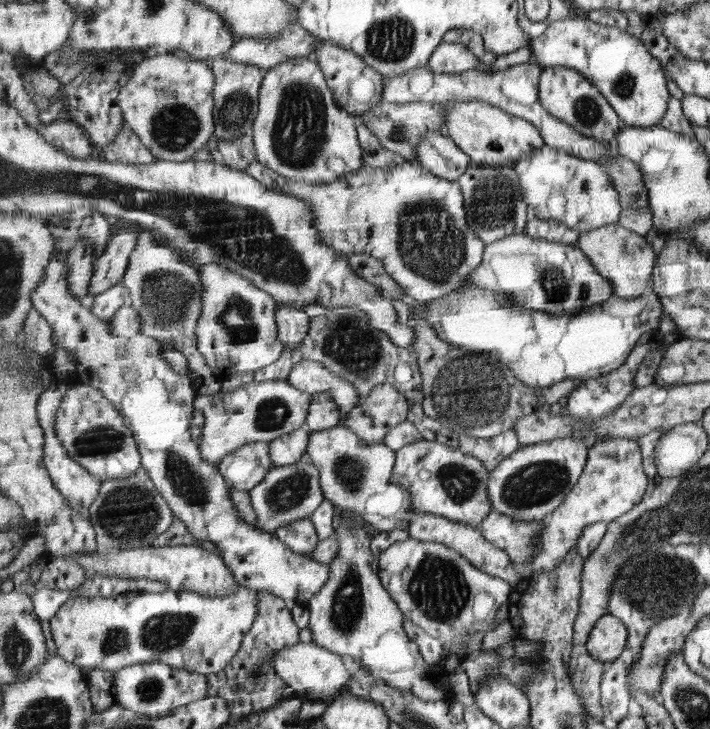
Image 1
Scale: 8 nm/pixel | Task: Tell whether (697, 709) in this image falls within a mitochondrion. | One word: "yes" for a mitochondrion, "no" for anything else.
yes

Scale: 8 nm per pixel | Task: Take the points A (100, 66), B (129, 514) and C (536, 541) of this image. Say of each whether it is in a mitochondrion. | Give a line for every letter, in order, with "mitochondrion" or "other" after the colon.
A: other
B: mitochondrion
C: other

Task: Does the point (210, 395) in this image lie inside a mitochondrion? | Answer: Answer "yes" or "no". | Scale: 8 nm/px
no

